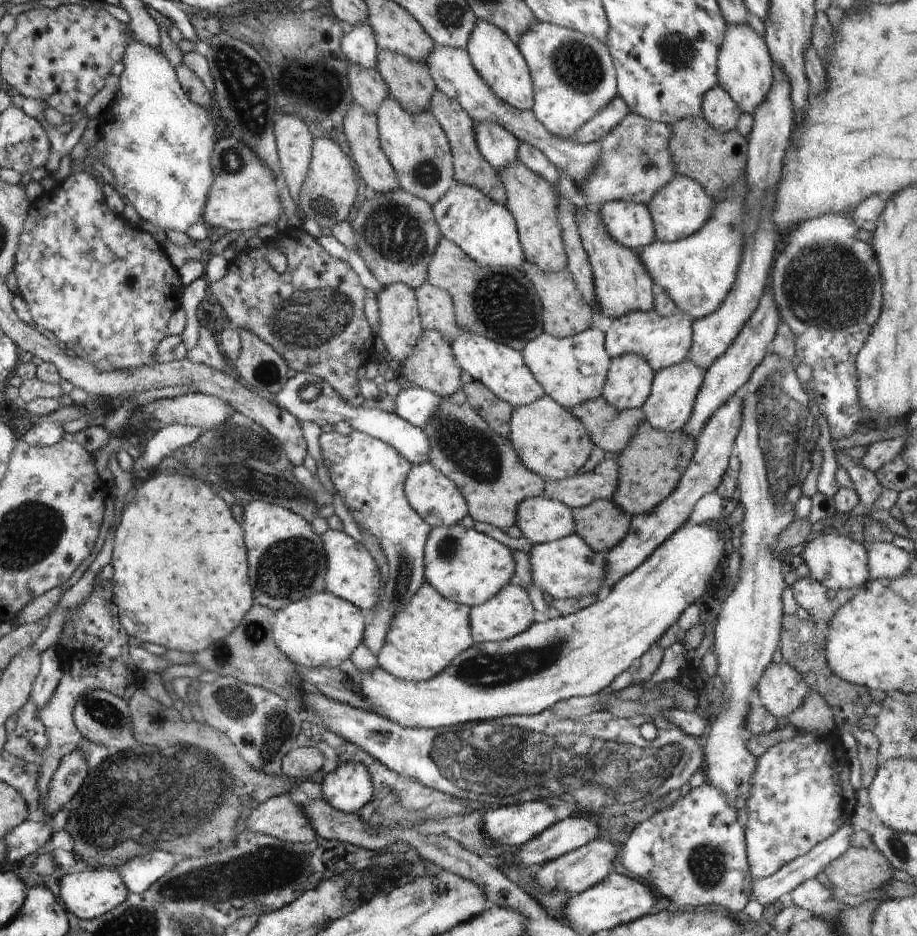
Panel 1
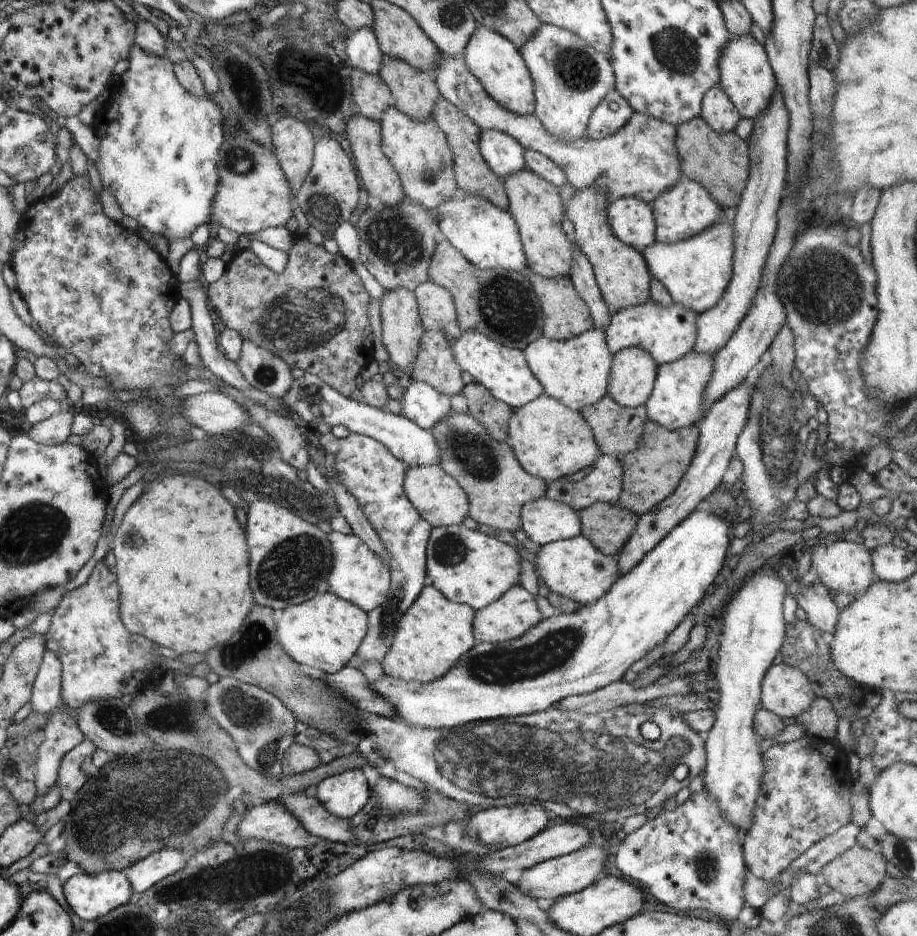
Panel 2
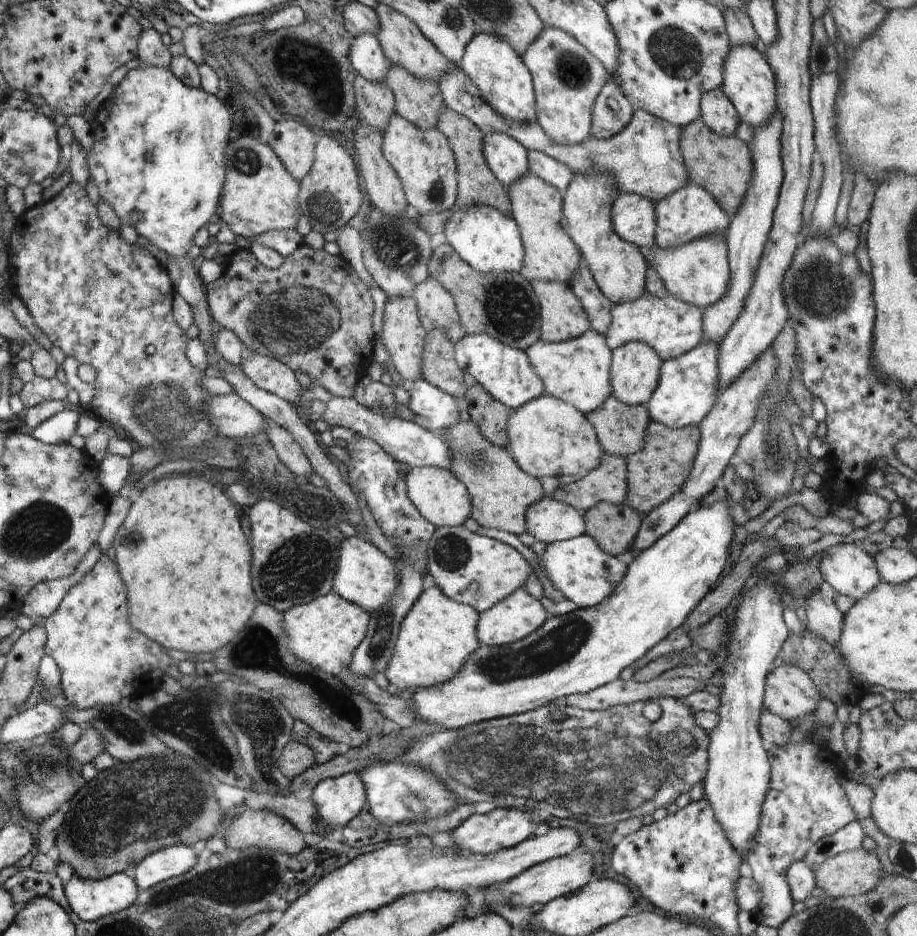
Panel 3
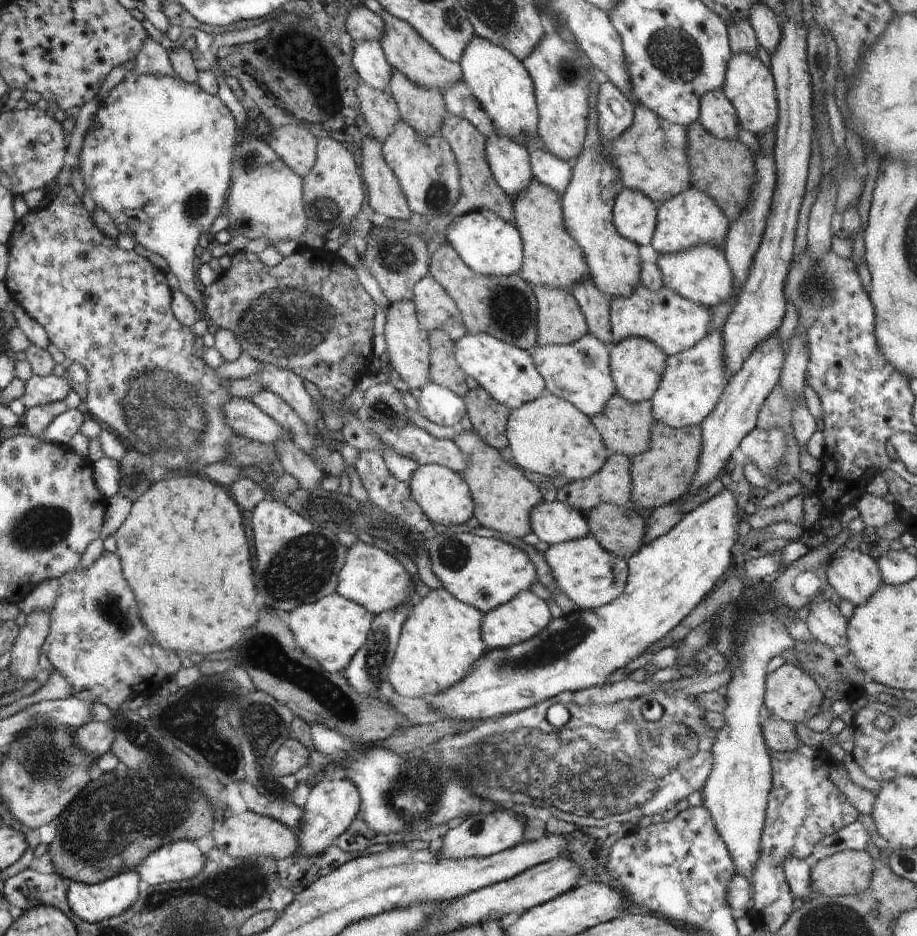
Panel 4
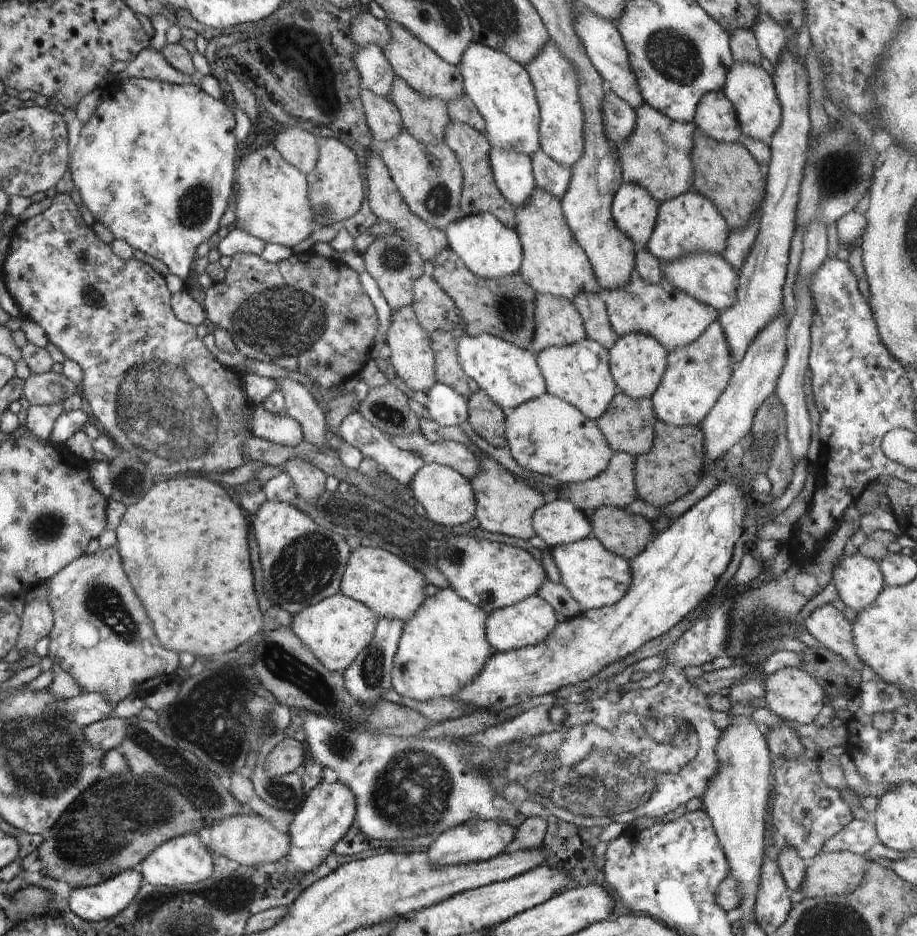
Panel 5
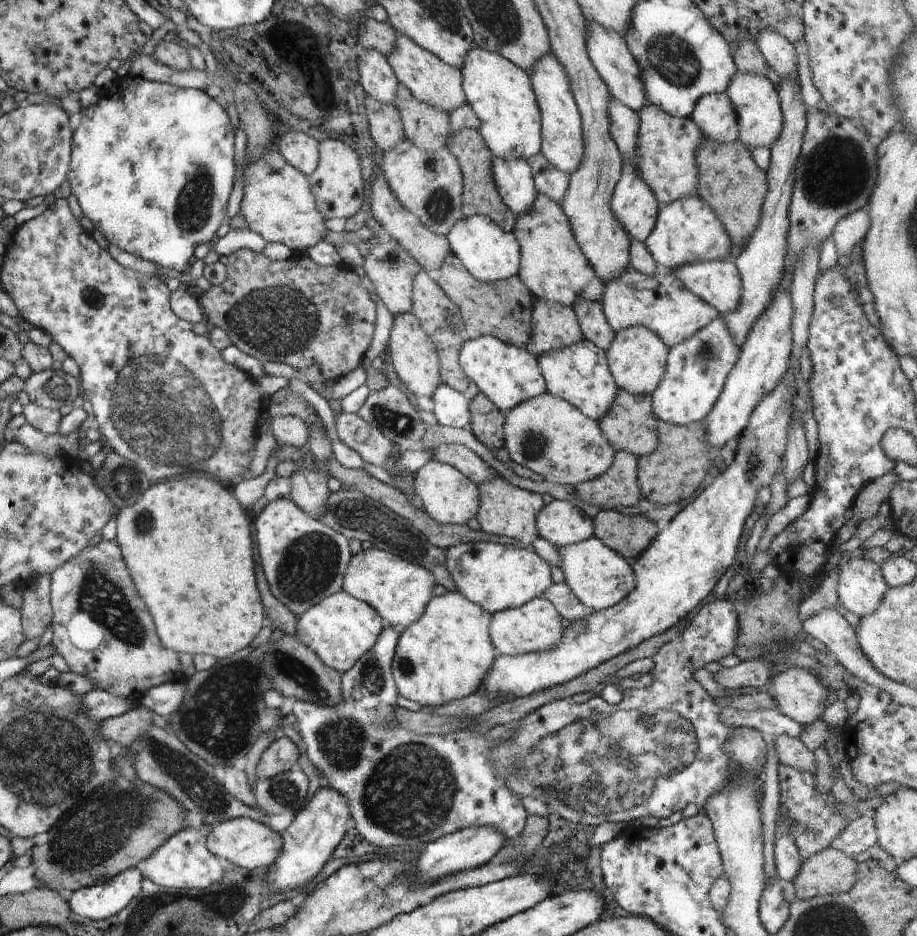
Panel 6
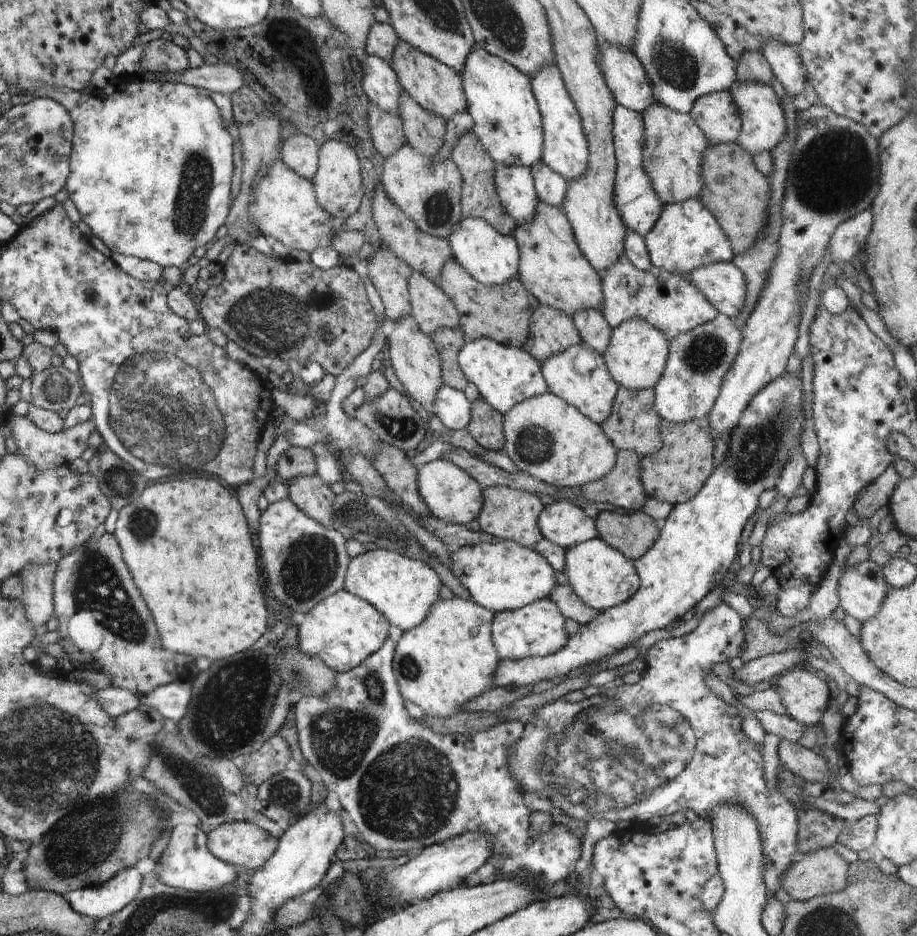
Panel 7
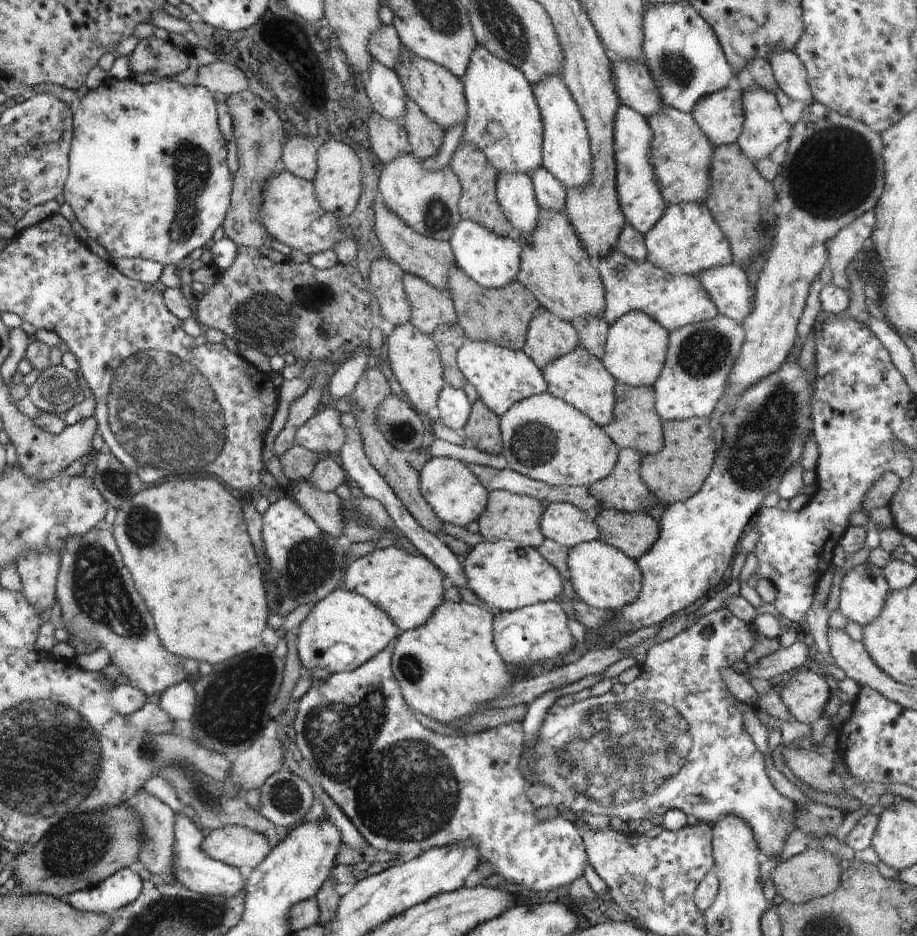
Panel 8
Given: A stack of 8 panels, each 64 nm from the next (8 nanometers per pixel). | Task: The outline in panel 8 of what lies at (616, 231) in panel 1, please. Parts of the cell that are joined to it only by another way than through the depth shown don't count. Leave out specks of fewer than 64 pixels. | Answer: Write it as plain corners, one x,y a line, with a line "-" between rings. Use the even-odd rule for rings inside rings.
621,105
614,118
614,150
616,163
616,192
618,204
626,218
626,223
633,226
640,235
650,232
654,225
662,218
667,208
656,176
650,162
650,144
652,144
652,130
646,122
646,117
638,114
636,110

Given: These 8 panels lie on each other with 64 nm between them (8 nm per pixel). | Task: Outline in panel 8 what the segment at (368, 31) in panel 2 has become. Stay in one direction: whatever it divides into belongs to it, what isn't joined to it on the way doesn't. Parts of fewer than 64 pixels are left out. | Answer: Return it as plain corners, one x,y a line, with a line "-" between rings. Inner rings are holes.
373,59
364,79
373,110
386,120
401,122
406,110
406,94
395,70

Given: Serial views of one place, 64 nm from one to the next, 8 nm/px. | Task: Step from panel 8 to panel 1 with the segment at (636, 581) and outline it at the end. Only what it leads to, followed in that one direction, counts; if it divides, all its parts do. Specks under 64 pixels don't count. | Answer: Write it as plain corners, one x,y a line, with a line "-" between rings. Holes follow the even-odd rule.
576,533
560,540
536,544
528,555
532,582
553,599
570,600
595,596
603,588
606,578
606,553
594,552

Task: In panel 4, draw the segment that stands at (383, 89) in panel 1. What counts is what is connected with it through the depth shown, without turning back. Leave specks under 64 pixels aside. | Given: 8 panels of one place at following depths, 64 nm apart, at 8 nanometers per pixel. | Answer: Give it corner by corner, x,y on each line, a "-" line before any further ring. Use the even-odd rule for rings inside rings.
364,82
356,86
356,96
360,103
360,112
370,127
372,137
383,143
394,130
396,122
401,120
393,96
386,90
376,90

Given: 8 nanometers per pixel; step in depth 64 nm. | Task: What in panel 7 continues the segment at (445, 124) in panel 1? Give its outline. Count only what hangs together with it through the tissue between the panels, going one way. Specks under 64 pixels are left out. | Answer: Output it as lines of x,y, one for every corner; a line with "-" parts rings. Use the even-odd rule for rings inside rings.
472,130
462,134
460,140
451,148
451,160
456,164
462,178
463,187
461,192
461,212
462,219
466,218
480,218
496,232
504,235
512,235
516,226
516,222
512,216
506,212
506,208
502,206
502,202
497,193
495,185
494,170
496,170
496,163
490,158
490,154
484,150
484,146
480,144
480,140
476,138
476,134

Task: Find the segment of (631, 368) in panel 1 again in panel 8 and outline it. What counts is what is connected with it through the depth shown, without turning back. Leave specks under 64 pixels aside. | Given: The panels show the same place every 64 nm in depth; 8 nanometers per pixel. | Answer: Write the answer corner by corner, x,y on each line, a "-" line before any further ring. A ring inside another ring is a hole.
636,310
624,314
620,320
609,326
602,358
606,370
620,384
653,387
666,362
668,332
658,322
654,322
648,314

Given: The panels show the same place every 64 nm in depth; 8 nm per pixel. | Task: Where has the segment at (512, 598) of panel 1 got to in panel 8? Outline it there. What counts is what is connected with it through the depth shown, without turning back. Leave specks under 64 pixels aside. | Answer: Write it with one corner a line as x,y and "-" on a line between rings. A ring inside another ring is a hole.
557,600
493,615
493,641
498,654
509,667
530,668
538,662
543,670
552,669
562,662
564,654
574,651
576,642
568,628
568,616

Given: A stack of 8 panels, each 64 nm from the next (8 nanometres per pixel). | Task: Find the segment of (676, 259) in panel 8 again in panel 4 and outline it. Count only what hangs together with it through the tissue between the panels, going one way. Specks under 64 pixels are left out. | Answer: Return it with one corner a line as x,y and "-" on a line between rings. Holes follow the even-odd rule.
690,186
684,192
657,205
656,230
651,245
659,255
676,254
698,244
714,244
718,247
724,244
731,223
706,192

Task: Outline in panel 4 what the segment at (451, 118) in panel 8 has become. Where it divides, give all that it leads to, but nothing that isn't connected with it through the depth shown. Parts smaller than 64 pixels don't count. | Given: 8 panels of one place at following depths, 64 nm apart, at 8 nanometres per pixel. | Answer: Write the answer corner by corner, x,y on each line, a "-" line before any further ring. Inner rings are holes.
382,10
380,17
384,21
384,36
380,38
379,43
393,70
402,72
402,75
406,76
412,84
416,84
420,88
426,90
436,88
442,93
444,90
448,90
452,84
456,84
458,80
463,80
459,63
450,62
444,56
440,56
410,24
392,16
386,10

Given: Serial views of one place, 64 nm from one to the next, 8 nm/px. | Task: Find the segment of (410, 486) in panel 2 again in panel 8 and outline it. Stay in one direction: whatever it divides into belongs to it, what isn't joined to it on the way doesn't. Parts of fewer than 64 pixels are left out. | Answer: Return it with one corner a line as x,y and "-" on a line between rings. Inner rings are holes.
450,457
431,458
418,471
422,496
441,522
466,527
480,518
488,504
488,491
466,464

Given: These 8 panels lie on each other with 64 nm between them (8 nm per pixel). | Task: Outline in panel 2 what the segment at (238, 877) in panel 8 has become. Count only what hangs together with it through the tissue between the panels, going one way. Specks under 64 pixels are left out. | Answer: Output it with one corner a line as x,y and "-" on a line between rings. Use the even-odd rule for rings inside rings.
165,848
150,853
145,859
138,860
138,863
126,868
125,875
129,876
133,892
142,894
144,890
154,886
162,878
184,868
189,857
189,854
180,852
180,850

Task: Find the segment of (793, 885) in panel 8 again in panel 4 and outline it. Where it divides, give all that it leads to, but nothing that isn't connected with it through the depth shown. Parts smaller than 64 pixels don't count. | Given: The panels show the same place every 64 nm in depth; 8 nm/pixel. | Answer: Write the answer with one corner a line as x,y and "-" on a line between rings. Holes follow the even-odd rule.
844,851
812,864
812,895
827,897
858,894
868,890
876,870
866,851

